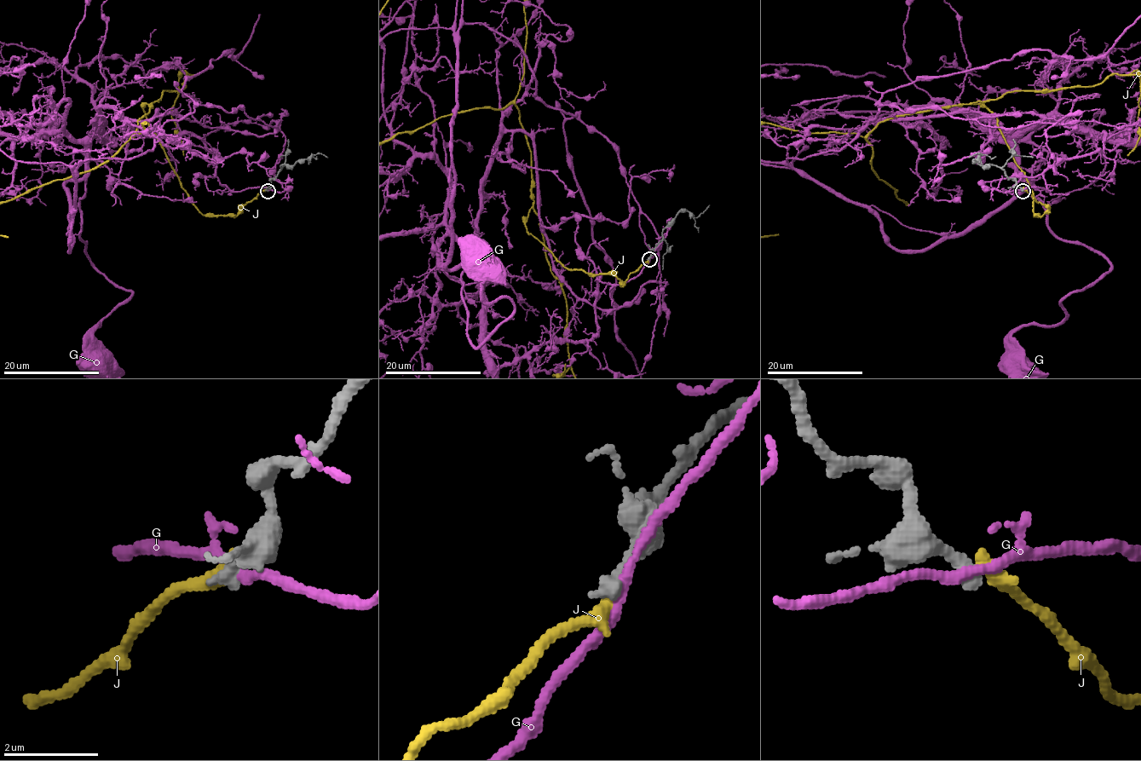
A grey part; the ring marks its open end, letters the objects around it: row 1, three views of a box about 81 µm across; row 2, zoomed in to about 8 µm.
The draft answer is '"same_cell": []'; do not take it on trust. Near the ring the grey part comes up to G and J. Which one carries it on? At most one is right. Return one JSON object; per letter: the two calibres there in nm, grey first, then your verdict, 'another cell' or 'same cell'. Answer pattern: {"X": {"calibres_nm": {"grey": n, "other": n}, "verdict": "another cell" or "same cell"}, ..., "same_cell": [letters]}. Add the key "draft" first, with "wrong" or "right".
{"draft": "right", "G": {"calibres_nm": {"grey": 360, "other": 200}, "verdict": "another cell"}, "J": {"calibres_nm": {"grey": 340, "other": 340}, "verdict": "another cell"}, "same_cell": []}

